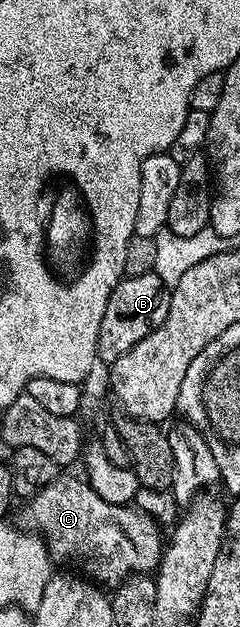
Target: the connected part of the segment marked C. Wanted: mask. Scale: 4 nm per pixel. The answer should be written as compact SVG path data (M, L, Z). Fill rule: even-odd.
M72 473L61 474L54 481L50 481L50 485L46 485L37 495L31 496L27 500L28 507L20 511L19 522L27 525L44 540L53 564L65 563L68 566L65 568L108 589L119 587L130 573L155 572L160 566L166 546L165 540L160 540L159 525L146 512L139 511L136 505L102 501L102 497L98 497L98 493L94 493L94 489L83 478L75 479L68 474Z

